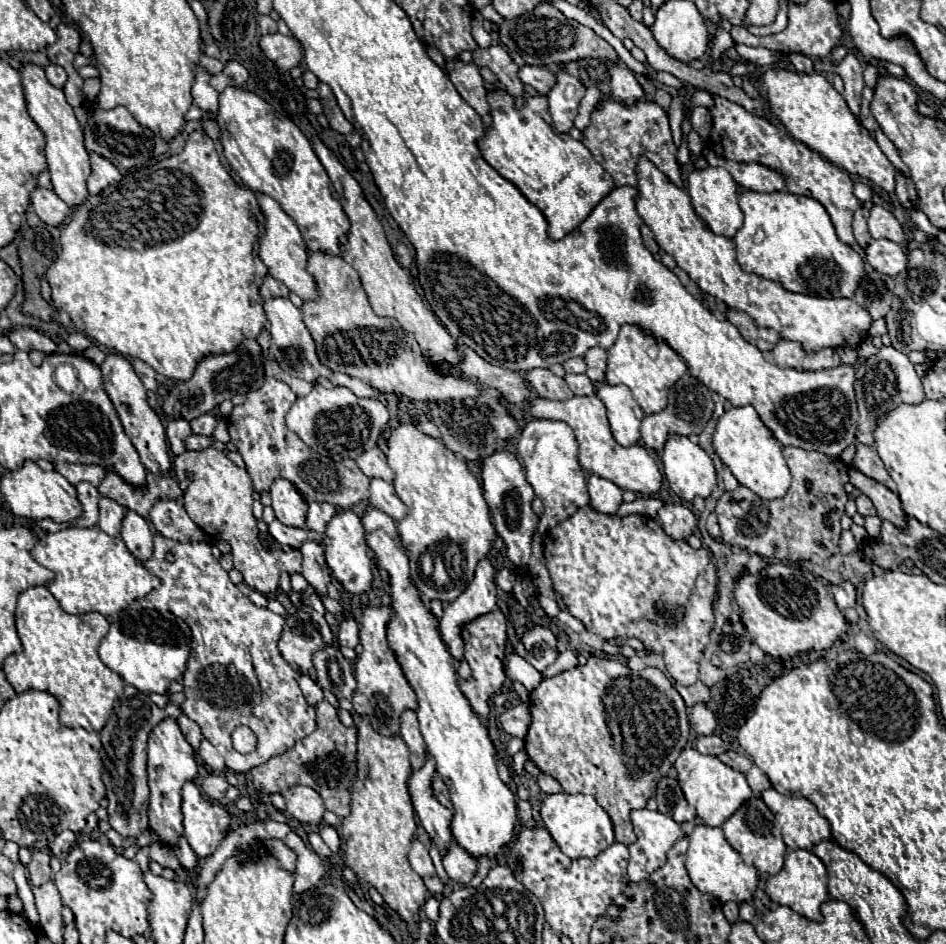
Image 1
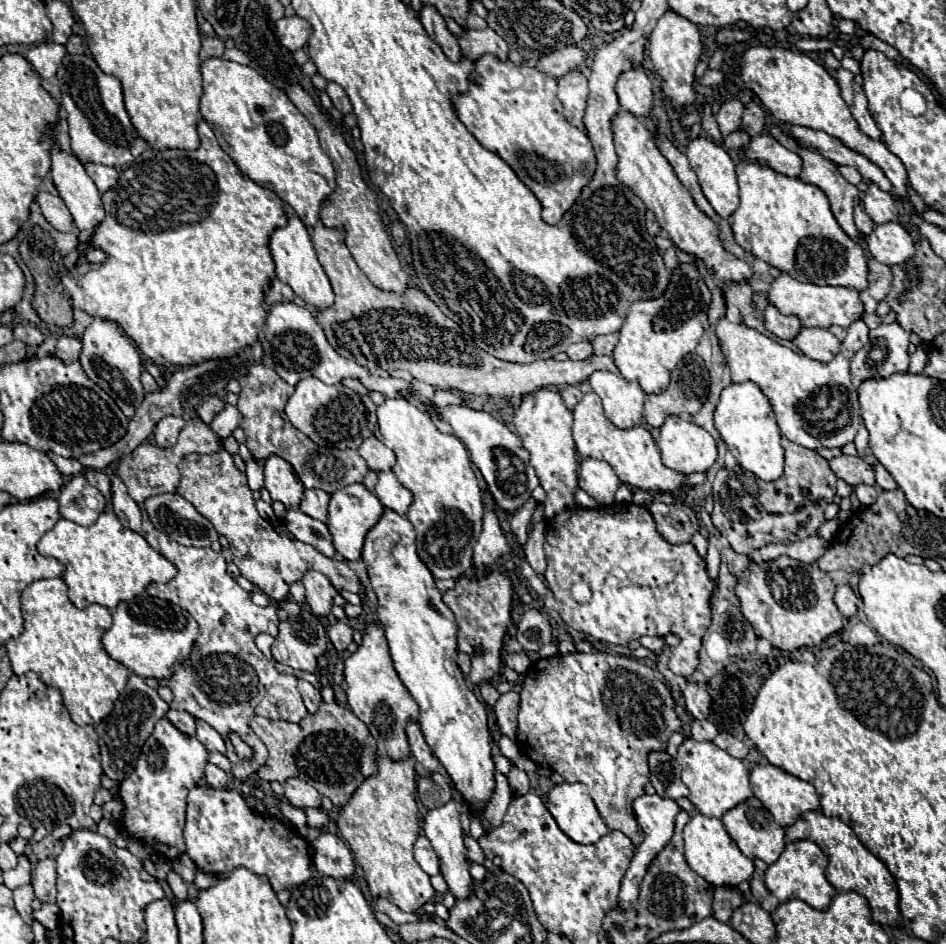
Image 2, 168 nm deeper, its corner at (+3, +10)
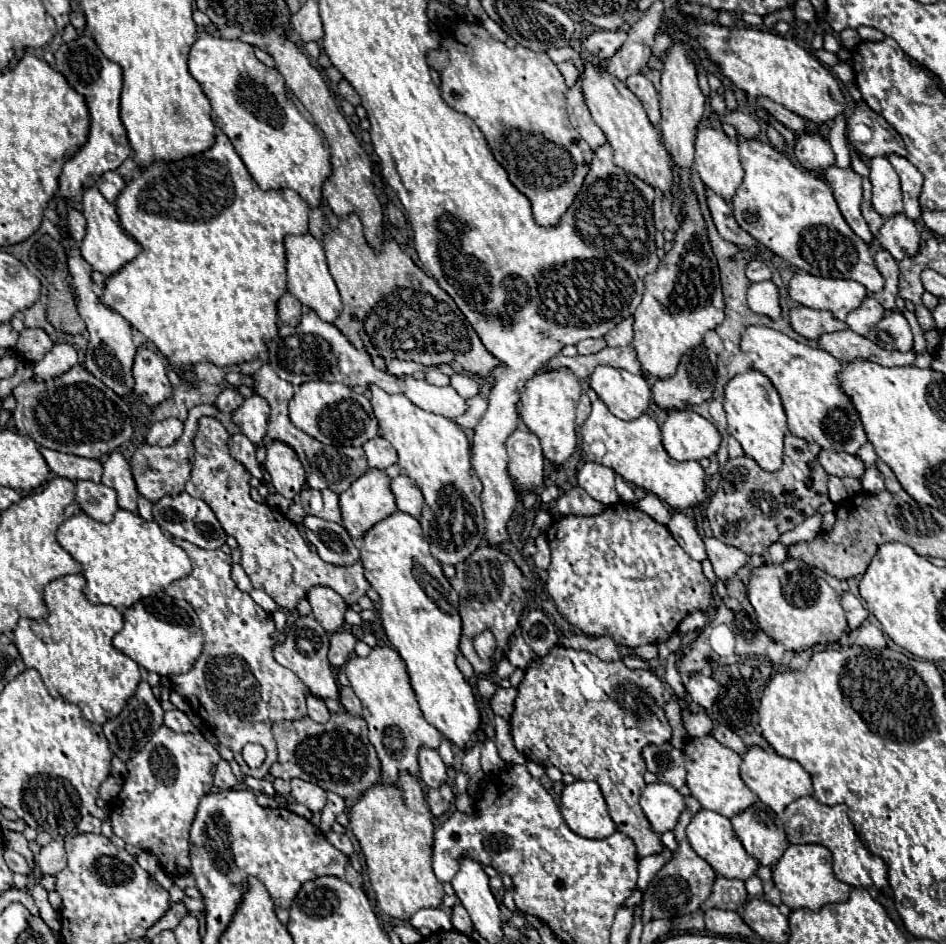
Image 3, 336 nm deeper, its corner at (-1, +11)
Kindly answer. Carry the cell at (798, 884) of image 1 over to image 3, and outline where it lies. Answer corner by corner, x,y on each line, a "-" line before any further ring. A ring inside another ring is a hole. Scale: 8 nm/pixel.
789,845
779,863
773,867
773,883
781,891
781,901
789,909
807,907
819,911
825,903
847,901
851,885
839,881
831,867
831,851
823,845

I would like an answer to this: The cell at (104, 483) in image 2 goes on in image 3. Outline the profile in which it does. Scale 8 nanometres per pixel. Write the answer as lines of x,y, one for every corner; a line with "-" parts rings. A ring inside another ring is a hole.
41,447
39,451
47,461
49,469
59,477
67,477
71,481
79,481
79,479
89,479
95,483
101,481
103,467
97,459
85,459
85,457
61,453
61,451
51,451
45,447

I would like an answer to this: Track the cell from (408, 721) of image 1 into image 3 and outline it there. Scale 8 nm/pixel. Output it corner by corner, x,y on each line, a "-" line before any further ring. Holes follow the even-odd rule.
423,747
419,753
419,765
421,765
421,779
425,781
427,787
441,787
447,781
447,765
439,757
435,749

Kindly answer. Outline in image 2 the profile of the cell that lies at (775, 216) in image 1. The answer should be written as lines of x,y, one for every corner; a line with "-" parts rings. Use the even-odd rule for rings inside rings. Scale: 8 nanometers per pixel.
747,160
739,162
737,180
741,204
733,214
731,230
743,250
799,282
845,286
853,290
867,288
867,260
863,248
839,228
829,210
827,196
817,186

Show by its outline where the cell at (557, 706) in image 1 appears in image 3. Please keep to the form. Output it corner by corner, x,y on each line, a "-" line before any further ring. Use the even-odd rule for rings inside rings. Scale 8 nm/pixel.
557,645
525,669
509,719
513,743
529,761
543,767
555,765
561,773
571,773
575,779
599,783
617,831
633,839
639,859
665,849
639,805
639,795
645,787
643,773
647,771
641,749
671,739
671,727
663,713
663,705
669,699
669,691
651,671
627,669
621,659
607,663
593,653
-
627,677
635,677
633,685
629,685
-
629,689
641,689
641,709
649,709
649,715
645,711
645,717
638,718
635,709
623,709
623,703
631,707
625,697

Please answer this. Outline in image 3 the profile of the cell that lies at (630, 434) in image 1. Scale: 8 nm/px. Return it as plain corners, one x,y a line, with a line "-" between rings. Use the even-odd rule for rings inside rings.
599,365
589,377
589,385
619,419
637,419
649,409
651,391
643,375

